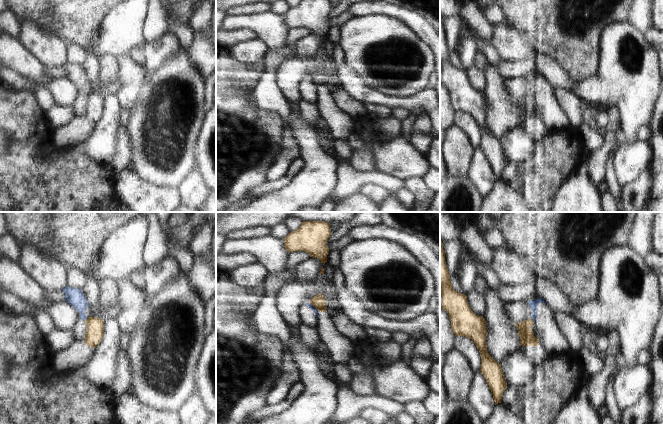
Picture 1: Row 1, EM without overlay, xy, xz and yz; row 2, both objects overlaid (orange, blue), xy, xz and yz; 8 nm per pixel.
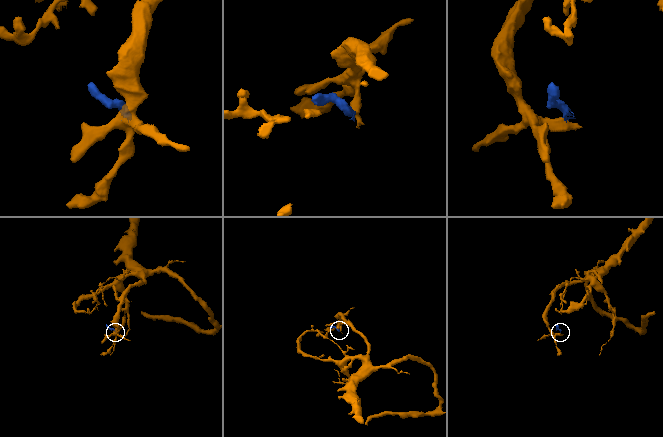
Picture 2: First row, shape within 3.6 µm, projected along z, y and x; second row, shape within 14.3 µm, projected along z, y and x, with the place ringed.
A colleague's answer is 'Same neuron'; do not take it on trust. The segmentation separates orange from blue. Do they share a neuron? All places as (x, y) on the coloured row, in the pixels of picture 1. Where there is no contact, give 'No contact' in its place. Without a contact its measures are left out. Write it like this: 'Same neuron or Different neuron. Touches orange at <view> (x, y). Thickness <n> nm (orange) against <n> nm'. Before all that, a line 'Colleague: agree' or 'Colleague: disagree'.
Colleague: disagree
Different neuron. Touches orange at xz (314, 306). Thickness 110 nm (orange) against 40 nm

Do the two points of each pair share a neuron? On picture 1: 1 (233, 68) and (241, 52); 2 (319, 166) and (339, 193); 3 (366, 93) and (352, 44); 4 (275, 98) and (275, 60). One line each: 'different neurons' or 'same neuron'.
1: different neurons
2: different neurons
3: different neurons
4: same neuron

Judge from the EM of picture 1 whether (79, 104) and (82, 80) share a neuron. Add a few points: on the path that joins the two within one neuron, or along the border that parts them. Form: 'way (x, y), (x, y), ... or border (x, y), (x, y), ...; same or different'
way (81, 98), (82, 86); same

